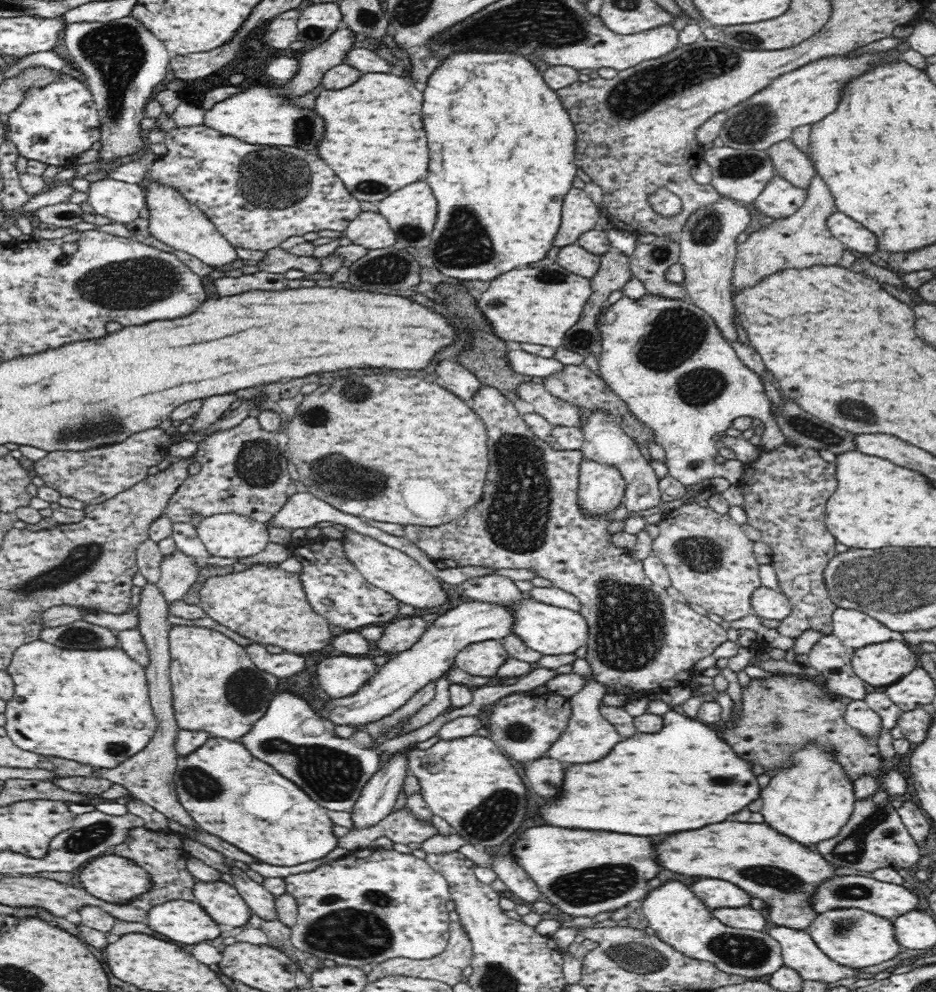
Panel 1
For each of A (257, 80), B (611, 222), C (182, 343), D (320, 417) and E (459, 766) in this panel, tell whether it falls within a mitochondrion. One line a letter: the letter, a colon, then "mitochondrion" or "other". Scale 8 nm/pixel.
A: other
B: other
C: other
D: mitochondrion
E: other

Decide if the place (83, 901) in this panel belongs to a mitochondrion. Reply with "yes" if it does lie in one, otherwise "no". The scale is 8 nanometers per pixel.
no

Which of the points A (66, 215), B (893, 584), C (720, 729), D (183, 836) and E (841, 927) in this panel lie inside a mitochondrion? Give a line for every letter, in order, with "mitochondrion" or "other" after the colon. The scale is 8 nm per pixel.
A: other
B: mitochondrion
C: other
D: other
E: mitochondrion

